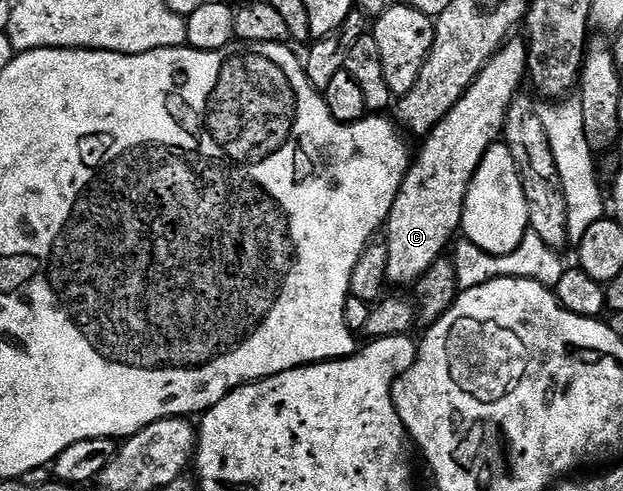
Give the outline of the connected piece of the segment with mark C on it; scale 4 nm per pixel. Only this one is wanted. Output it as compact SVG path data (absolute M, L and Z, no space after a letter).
M522 38L507 40L500 51L490 59L488 66L484 66L484 70L480 70L480 74L474 79L472 86L468 86L468 90L462 95L460 102L456 102L456 106L452 106L452 110L421 141L422 149L419 152L417 149L416 155L411 159L410 169L406 171L404 182L396 194L396 202L384 225L384 239L388 246L386 278L391 285L413 285L437 260L443 259L445 252L442 251L446 247L447 251L451 247L452 241L459 235L470 183L484 154L488 154L492 145L499 143L502 127L508 114L508 106L512 106L512 102L523 91L522 83L524 85L527 83L527 62L526 40Z

